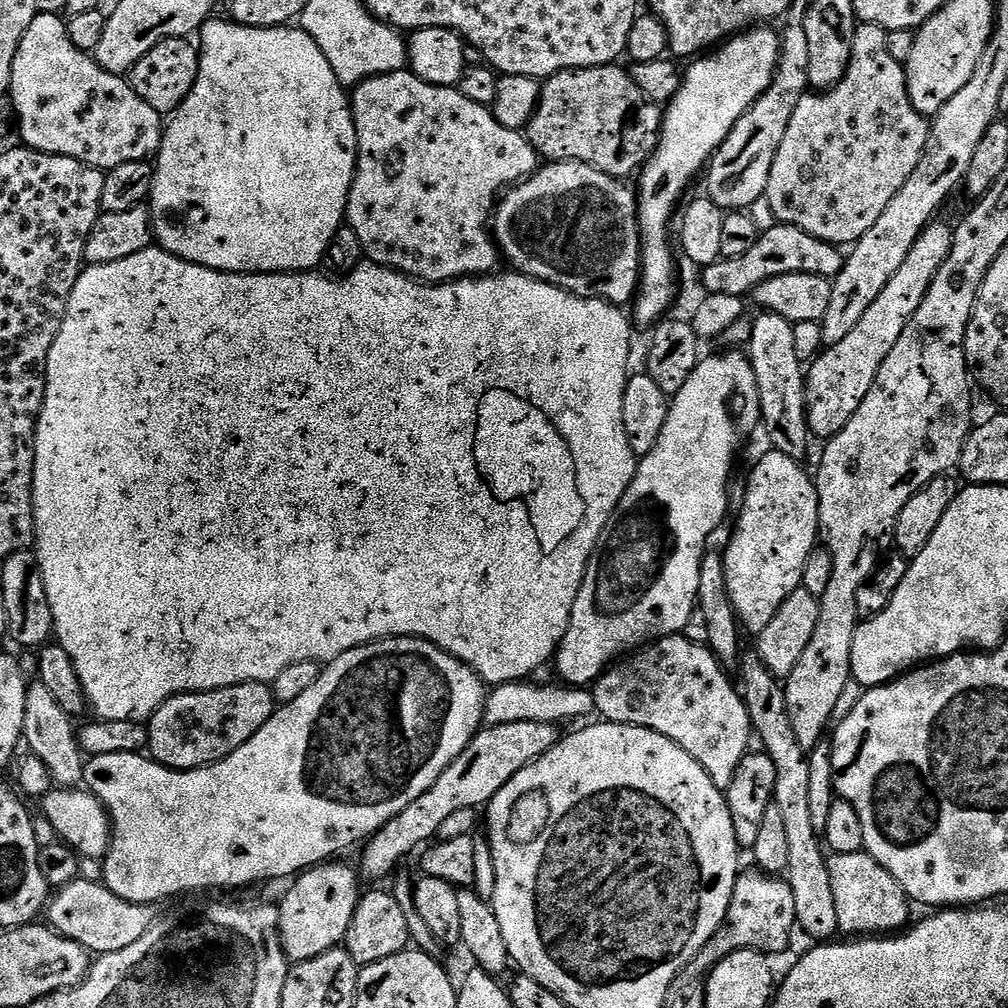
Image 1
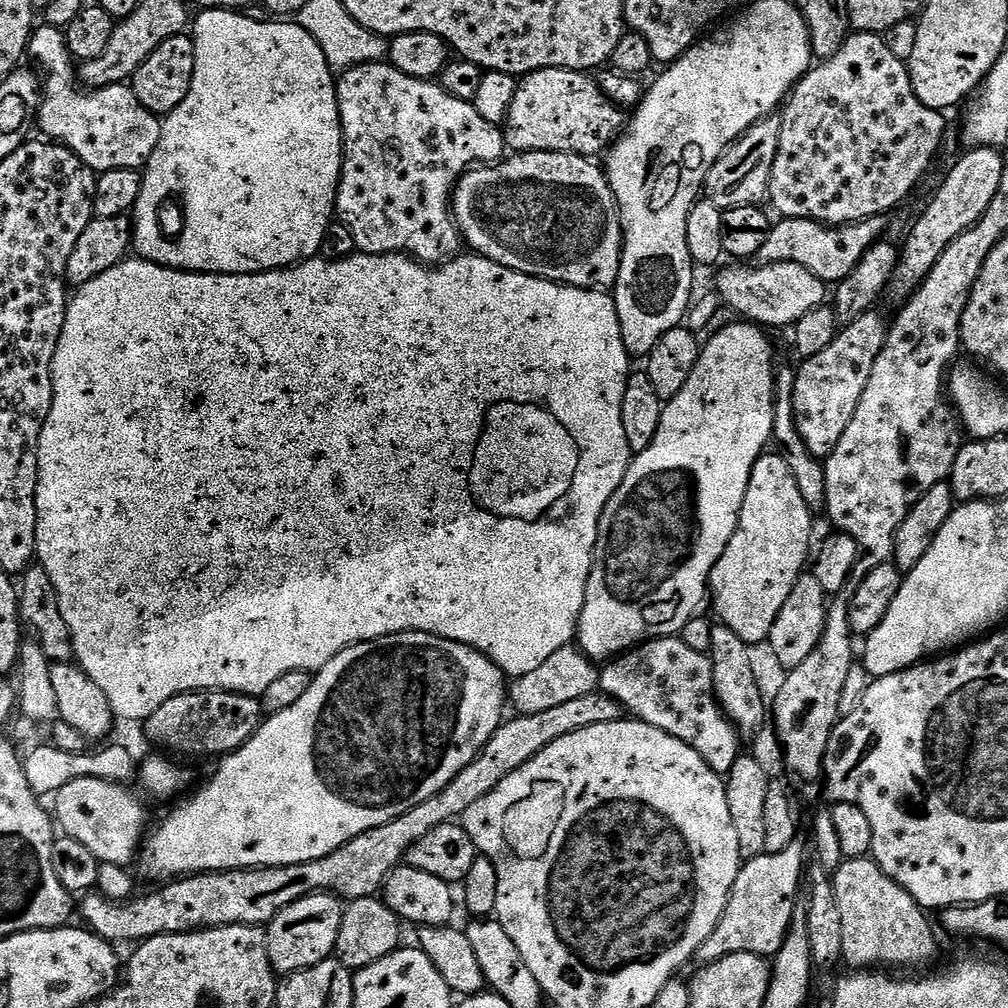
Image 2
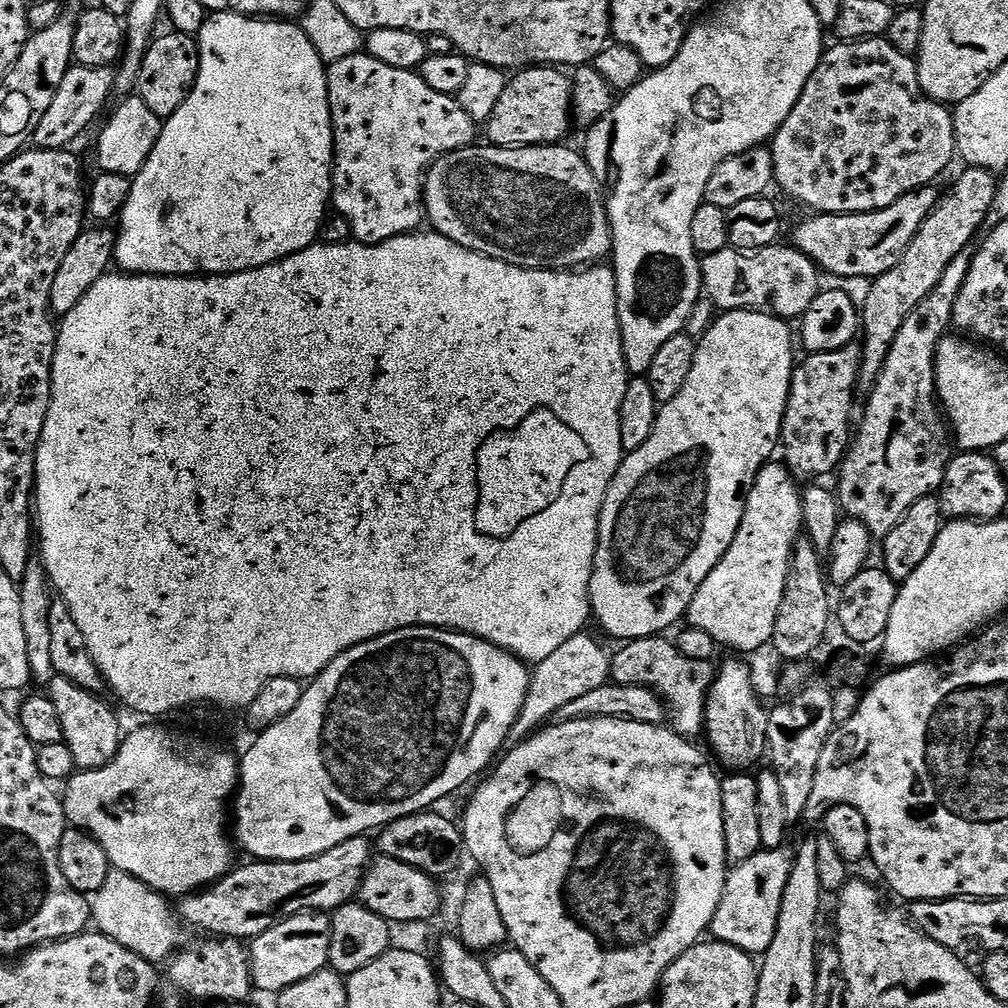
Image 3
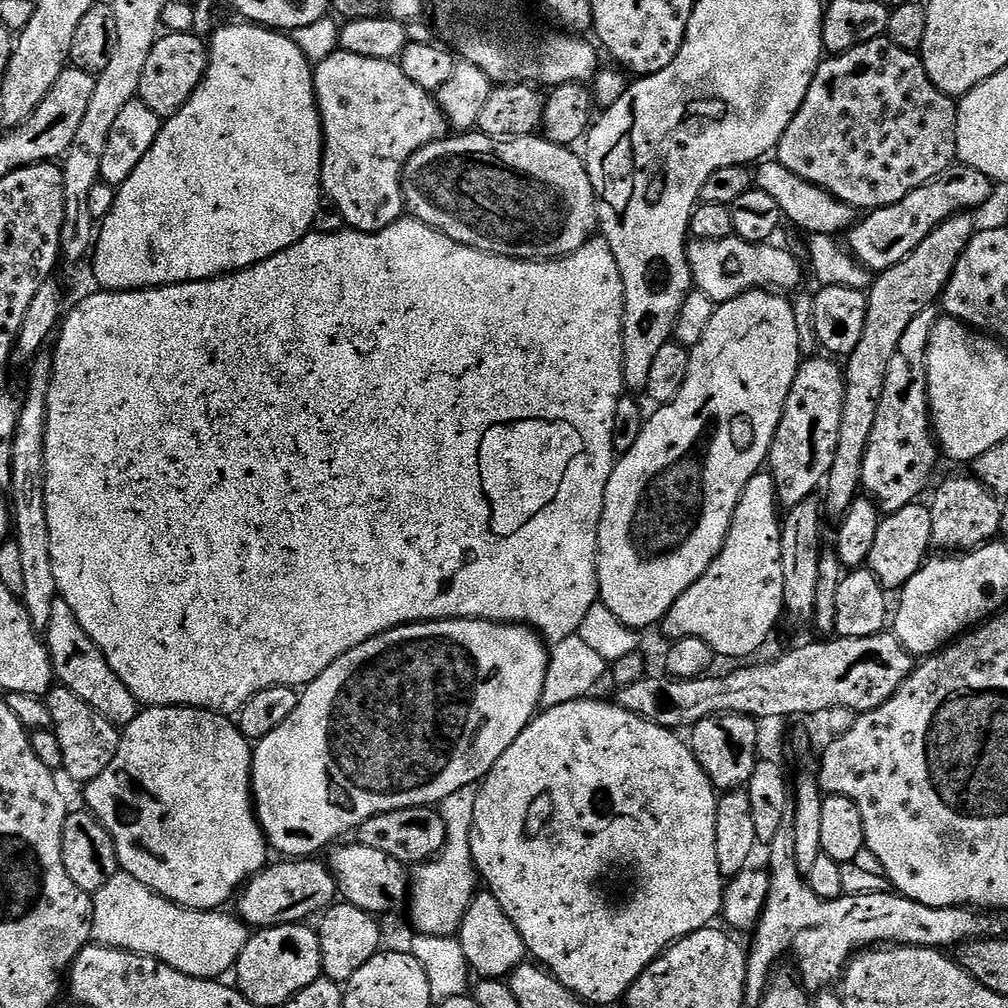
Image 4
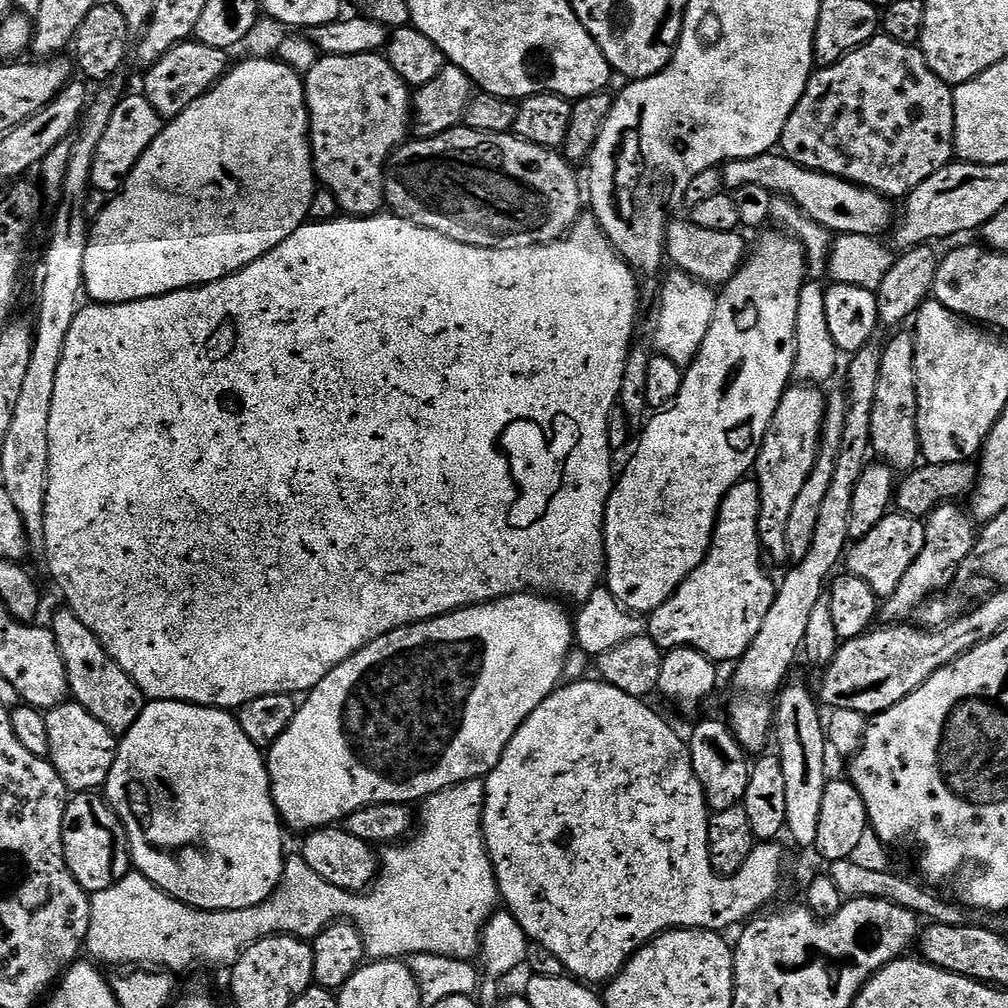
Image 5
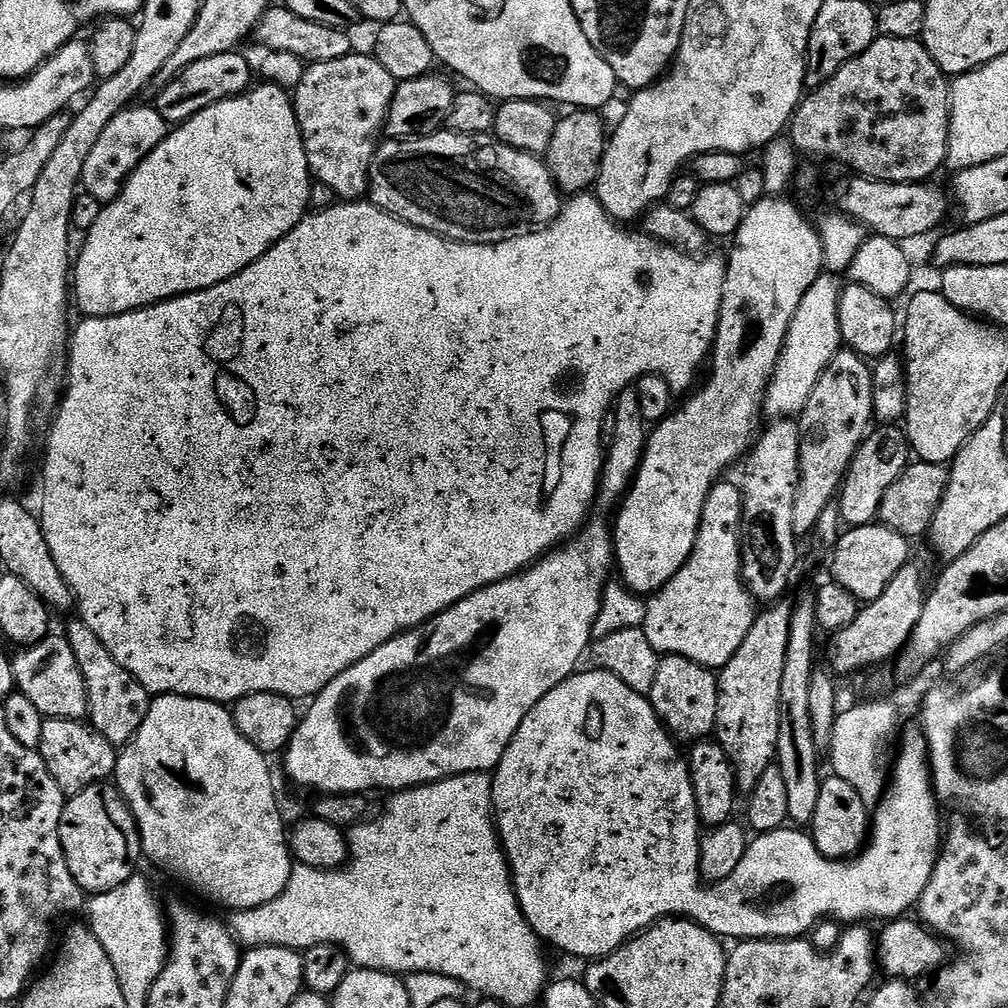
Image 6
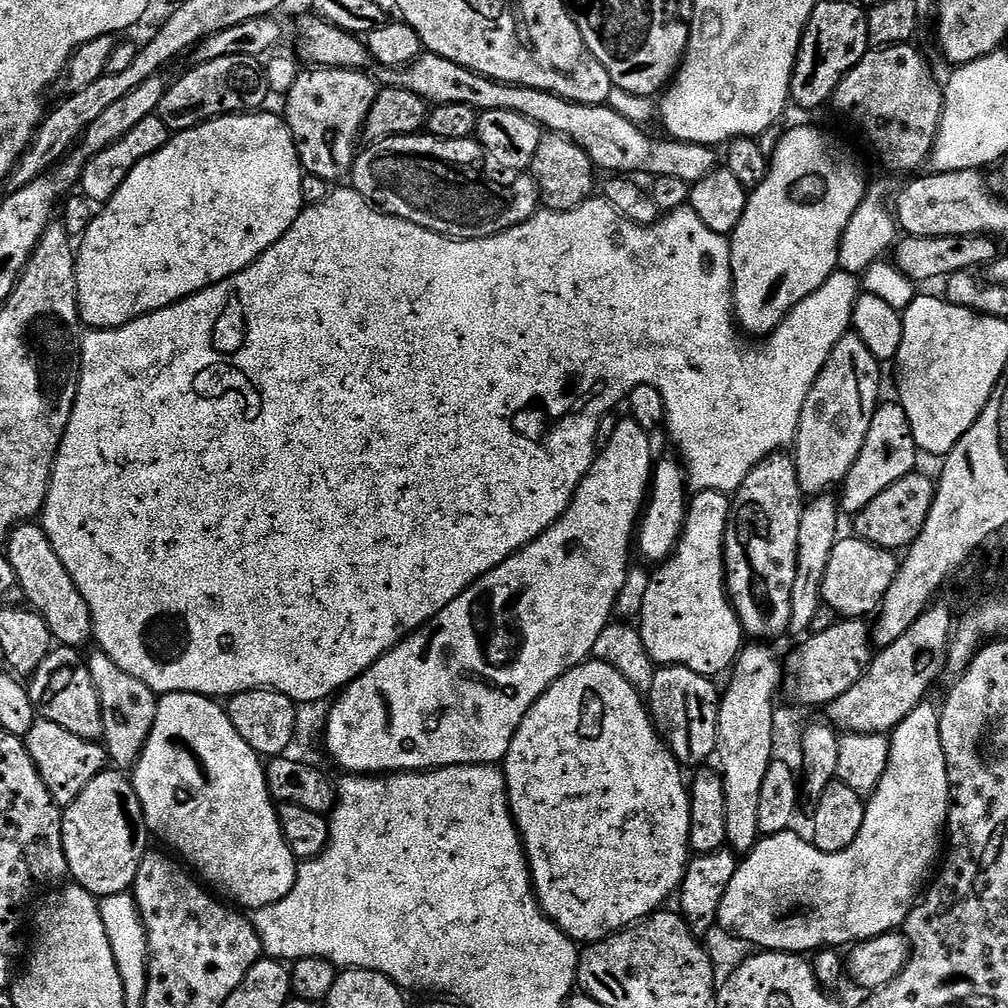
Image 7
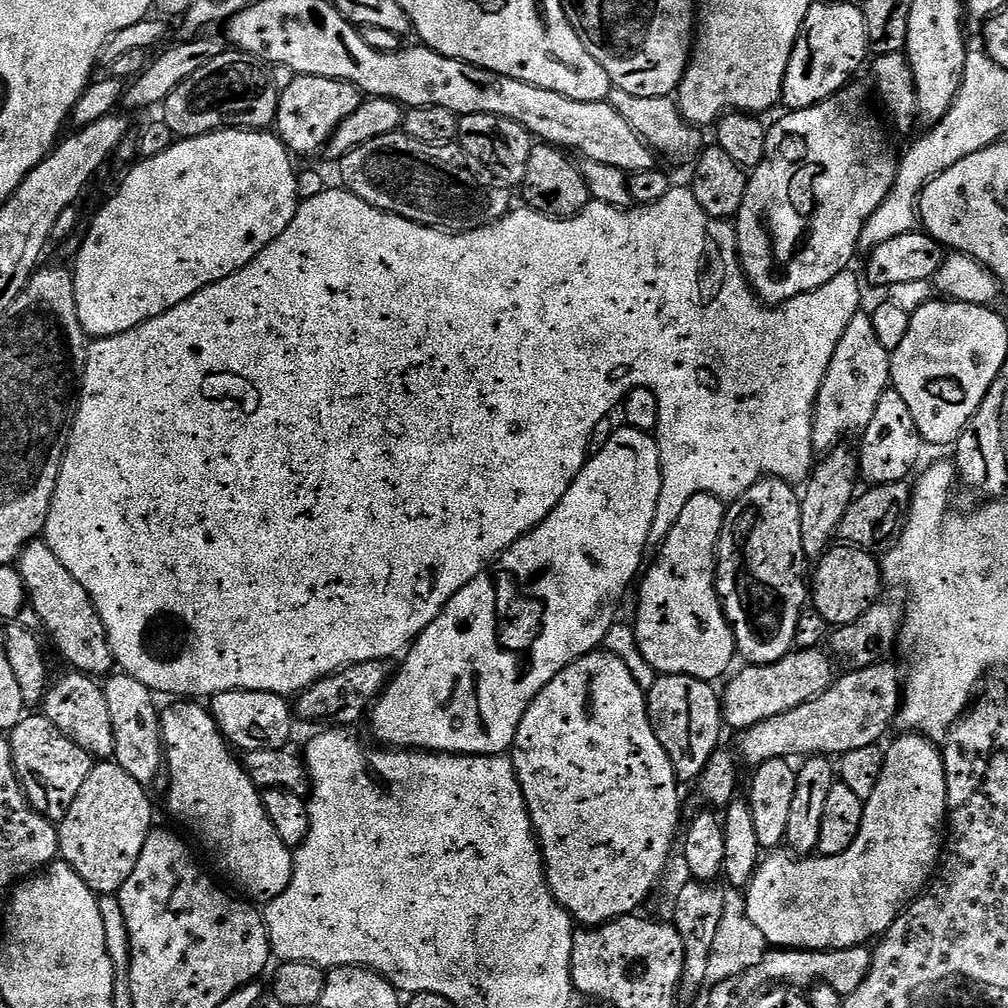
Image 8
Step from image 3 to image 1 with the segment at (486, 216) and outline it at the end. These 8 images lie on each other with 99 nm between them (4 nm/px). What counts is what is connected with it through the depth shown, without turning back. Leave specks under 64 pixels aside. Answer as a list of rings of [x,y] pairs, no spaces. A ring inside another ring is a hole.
[[[558,160],[537,167],[527,180],[521,180],[499,197],[491,217],[490,228],[503,259],[509,260],[515,271],[565,288],[576,296],[589,296],[617,306],[631,305],[640,285],[642,245],[638,196],[624,184],[627,183],[599,172],[594,166],[573,160]]]

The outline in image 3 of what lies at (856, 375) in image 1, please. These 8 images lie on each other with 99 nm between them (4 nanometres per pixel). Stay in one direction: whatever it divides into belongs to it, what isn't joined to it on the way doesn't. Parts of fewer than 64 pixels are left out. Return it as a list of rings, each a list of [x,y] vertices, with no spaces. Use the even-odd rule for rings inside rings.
[[[853,342],[842,350],[813,352],[805,355],[793,371],[780,434],[783,463],[797,481],[816,482],[819,476],[828,476],[831,472],[833,475],[848,451],[848,427],[854,424],[852,399],[858,396],[856,378],[860,375],[860,349],[861,345]]]

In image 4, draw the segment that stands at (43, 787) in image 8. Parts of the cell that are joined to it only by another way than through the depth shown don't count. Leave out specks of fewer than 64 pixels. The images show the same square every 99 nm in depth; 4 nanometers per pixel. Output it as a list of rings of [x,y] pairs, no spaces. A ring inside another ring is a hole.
[[[63,686],[53,687],[46,697],[46,703],[52,719],[51,731],[56,733],[60,747],[60,762],[63,771],[68,771],[72,780],[77,780],[80,786],[87,786],[110,762],[114,762],[114,754],[118,754],[118,746],[122,739],[122,732],[117,725],[112,724],[94,710],[78,694]]]

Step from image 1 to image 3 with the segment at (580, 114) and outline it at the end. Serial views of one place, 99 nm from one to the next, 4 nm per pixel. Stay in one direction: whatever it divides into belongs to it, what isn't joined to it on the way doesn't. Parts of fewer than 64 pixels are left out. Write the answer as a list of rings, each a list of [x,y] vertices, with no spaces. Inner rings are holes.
[[[529,66],[521,68],[509,79],[502,99],[494,106],[486,125],[489,145],[497,148],[537,148],[540,144],[564,144],[567,141],[568,127],[573,127],[572,85],[569,73],[556,66]]]

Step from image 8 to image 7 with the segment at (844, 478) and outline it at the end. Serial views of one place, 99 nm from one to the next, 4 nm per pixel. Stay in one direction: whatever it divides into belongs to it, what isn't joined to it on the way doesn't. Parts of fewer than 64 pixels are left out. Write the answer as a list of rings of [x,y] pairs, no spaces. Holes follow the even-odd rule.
[[[835,495],[811,497],[804,505],[804,512],[798,522],[798,562],[794,574],[794,587],[790,593],[790,622],[788,632],[791,635],[804,638],[812,632],[814,614],[824,604],[822,598],[822,582],[826,578],[826,566],[830,566],[830,554],[834,550],[836,541],[841,535],[840,516],[842,508]]]

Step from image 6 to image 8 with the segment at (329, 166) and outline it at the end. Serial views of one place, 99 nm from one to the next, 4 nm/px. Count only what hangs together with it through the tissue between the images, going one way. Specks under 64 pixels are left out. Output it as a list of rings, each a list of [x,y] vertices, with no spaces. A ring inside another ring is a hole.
[[[297,75],[294,82],[290,82],[290,86],[280,93],[275,131],[280,141],[288,147],[289,153],[297,157],[308,156],[311,152],[319,153],[334,130],[338,130],[338,126],[342,126],[342,122],[350,118],[354,110],[358,110],[361,99],[360,89],[345,80]]]

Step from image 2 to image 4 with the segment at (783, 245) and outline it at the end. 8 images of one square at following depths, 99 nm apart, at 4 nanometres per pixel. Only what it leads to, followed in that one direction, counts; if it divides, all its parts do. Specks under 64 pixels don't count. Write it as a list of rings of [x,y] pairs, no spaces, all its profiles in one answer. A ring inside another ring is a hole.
[[[962,163],[945,170],[940,176],[935,176],[929,184],[918,186],[902,202],[894,202],[885,208],[874,208],[868,216],[852,225],[847,233],[846,248],[855,257],[857,263],[864,265],[869,272],[879,274],[890,266],[902,262],[940,223],[949,220],[951,216],[971,213],[978,209],[988,198],[994,187],[994,182],[973,168],[967,168]]]

